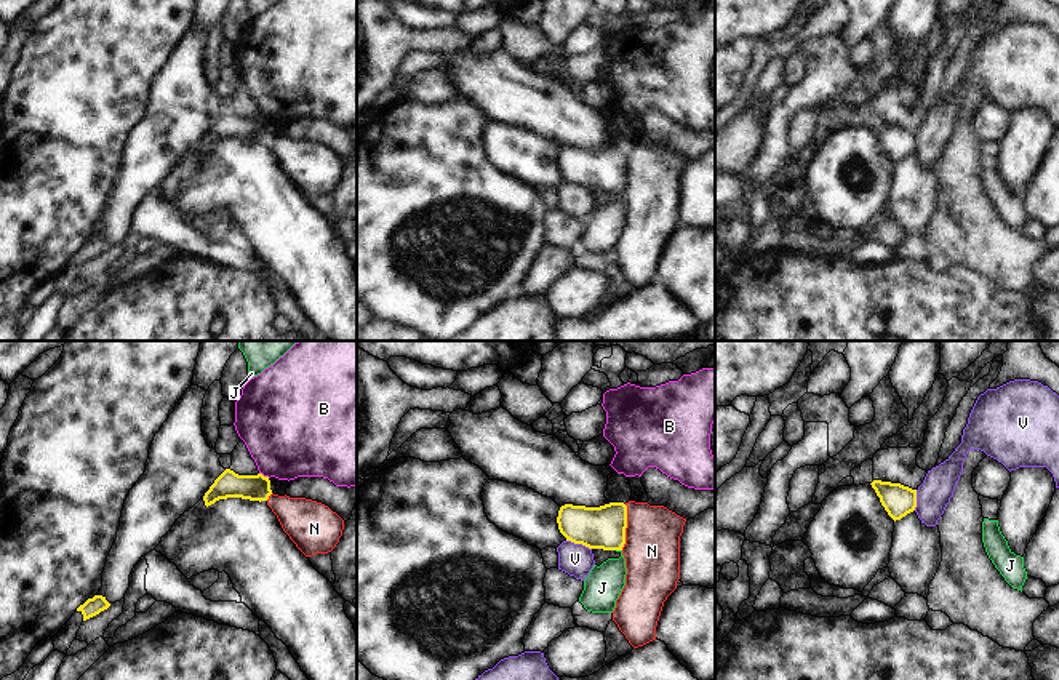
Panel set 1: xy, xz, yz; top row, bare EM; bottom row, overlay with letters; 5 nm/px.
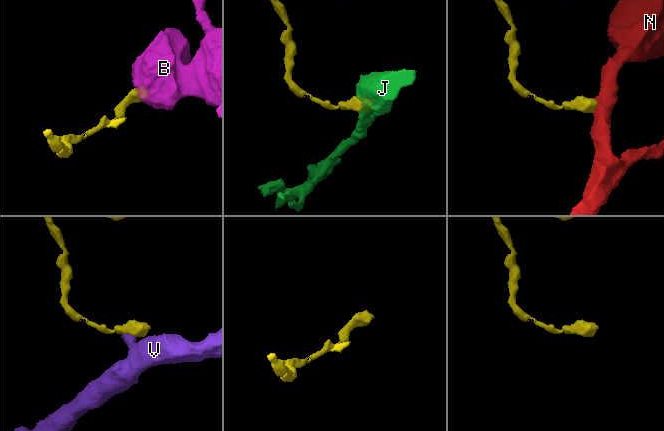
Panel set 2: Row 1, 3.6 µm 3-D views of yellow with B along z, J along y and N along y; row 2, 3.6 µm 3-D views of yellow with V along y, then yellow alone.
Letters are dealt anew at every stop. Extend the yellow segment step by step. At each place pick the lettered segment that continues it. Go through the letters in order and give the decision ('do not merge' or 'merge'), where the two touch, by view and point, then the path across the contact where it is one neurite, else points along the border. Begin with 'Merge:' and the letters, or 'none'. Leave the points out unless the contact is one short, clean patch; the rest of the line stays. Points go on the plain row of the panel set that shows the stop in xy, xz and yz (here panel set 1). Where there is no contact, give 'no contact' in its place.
Merge: none
B: do not merge | xy (263, 117) | along xy (259, 114), (269, 119)
J: do not merge | xz (619, 191) | along xz (616, 191), (621, 192)
N: do not merge | xz (626, 168) | along xz (626, 146), (626, 184), (621, 191)
V: do not merge | xz (579, 184) | along xz (567, 181), (591, 191)

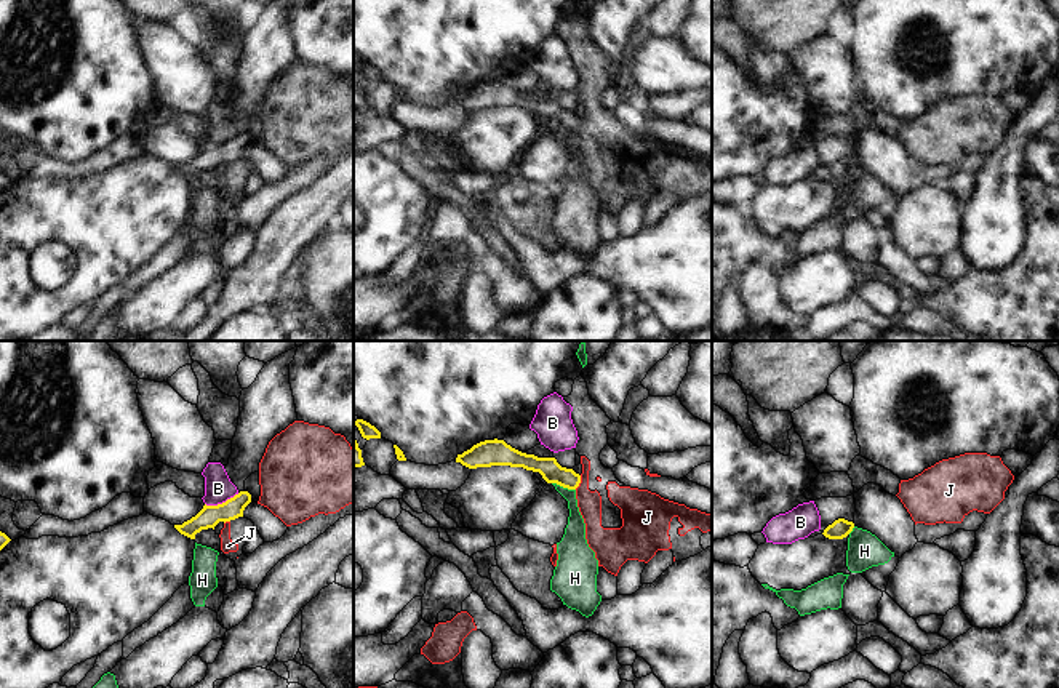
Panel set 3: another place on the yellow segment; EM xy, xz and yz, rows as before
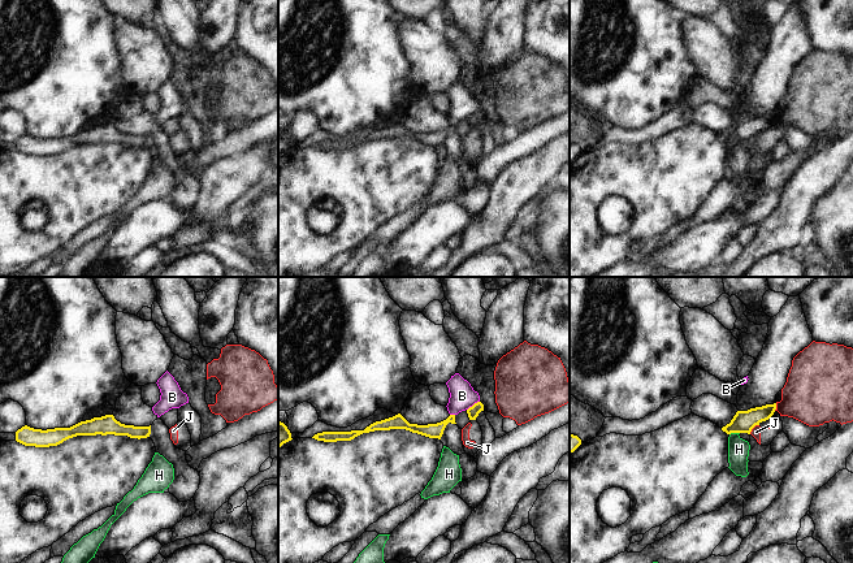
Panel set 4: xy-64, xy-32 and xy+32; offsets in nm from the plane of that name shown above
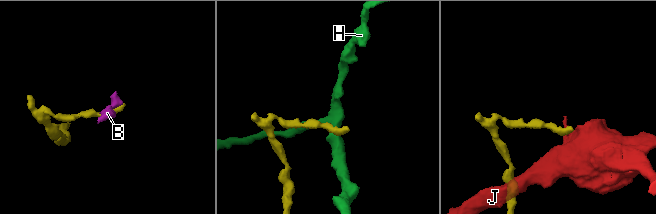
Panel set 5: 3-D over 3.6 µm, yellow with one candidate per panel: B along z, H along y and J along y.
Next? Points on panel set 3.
Merge: none
B: do not merge | xy (223, 144) | along xy (239, 135), (221, 144), (205, 146)
H: do not merge | xz (563, 128) | along xz (552, 124), (575, 132)
J: do not merge | xz (579, 124) | along xz (581, 117), (581, 124), (575, 130)

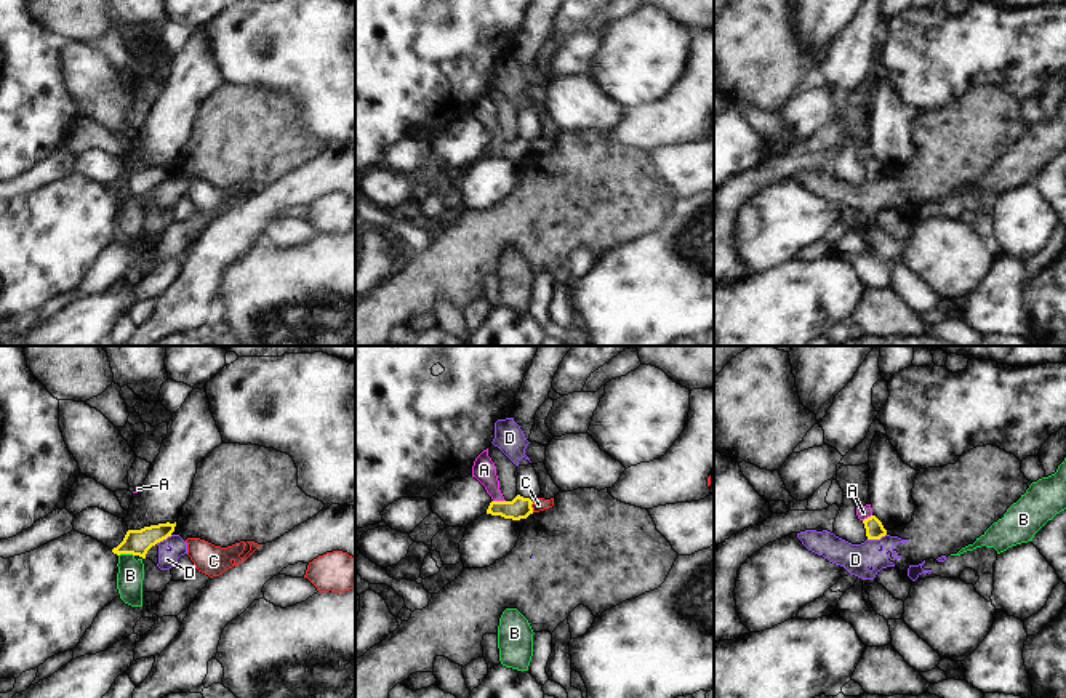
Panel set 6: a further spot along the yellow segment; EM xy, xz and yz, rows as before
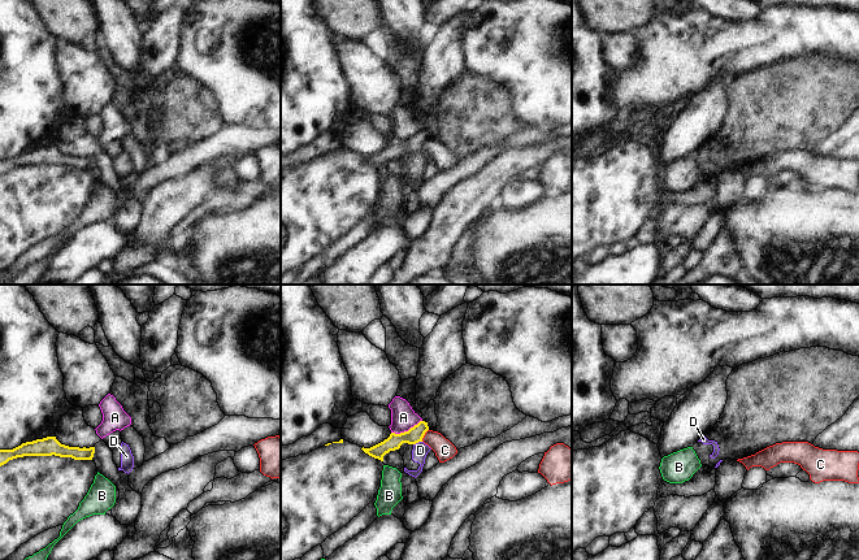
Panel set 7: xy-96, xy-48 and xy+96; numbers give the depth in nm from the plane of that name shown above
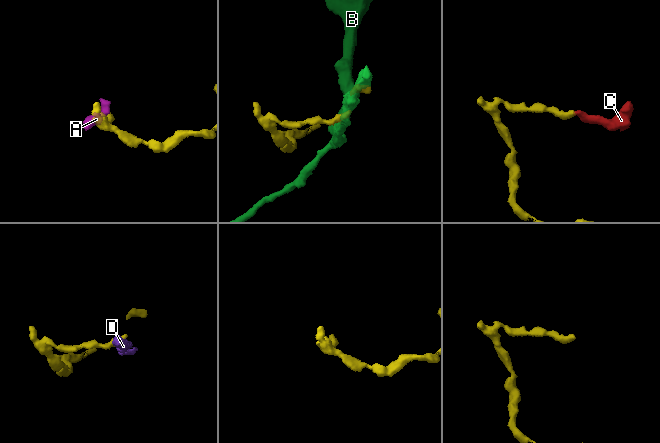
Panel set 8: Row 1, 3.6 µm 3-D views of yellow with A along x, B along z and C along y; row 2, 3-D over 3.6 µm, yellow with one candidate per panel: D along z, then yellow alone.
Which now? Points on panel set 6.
Merge: C
A: do not merge | xz (500, 143) | along xz (493, 141), (504, 143)
B: do not merge | xy (125, 194) | along xy (133, 196), (119, 197)
C: merge | xz (530, 148) | across xz (519, 149), (530, 148), (538, 146)
D: do not merge | yz (876, 180) | along yz (885, 175), (868, 181)

